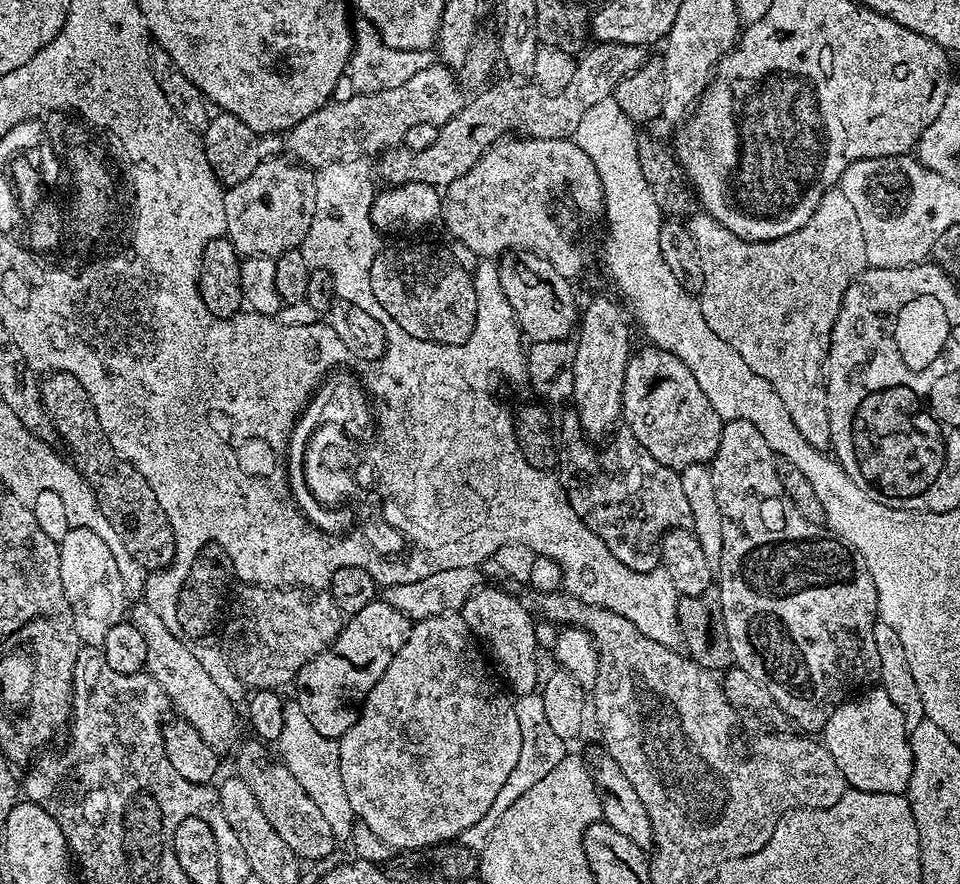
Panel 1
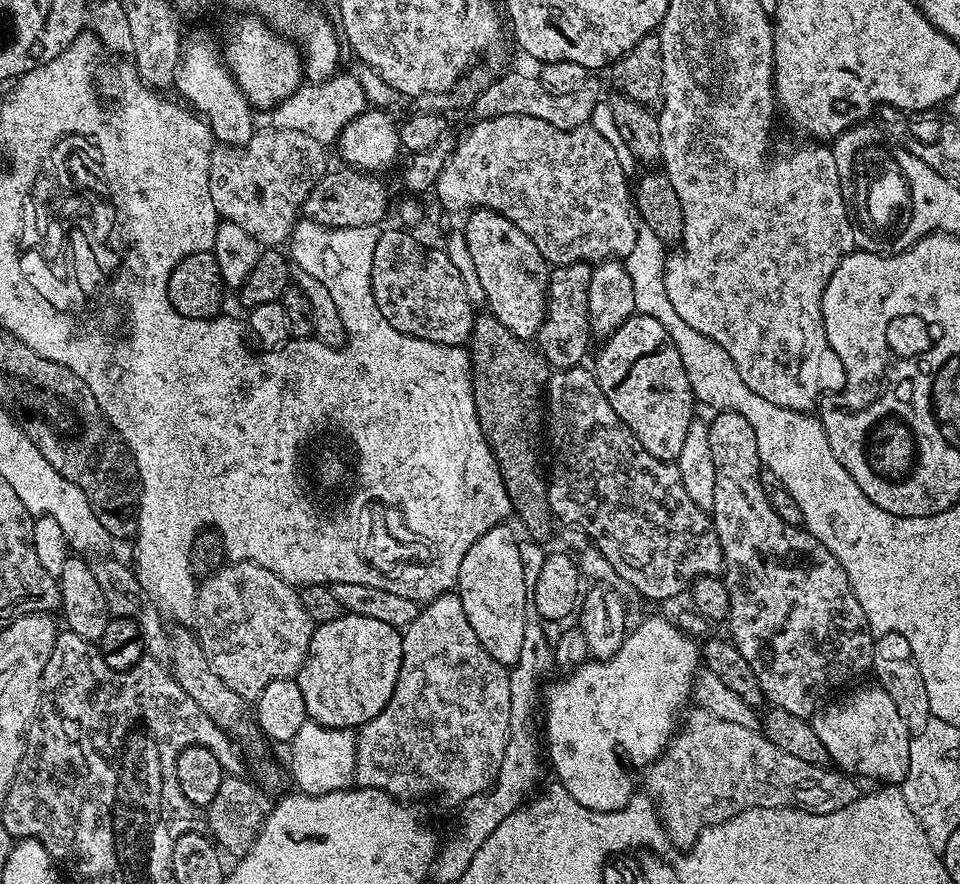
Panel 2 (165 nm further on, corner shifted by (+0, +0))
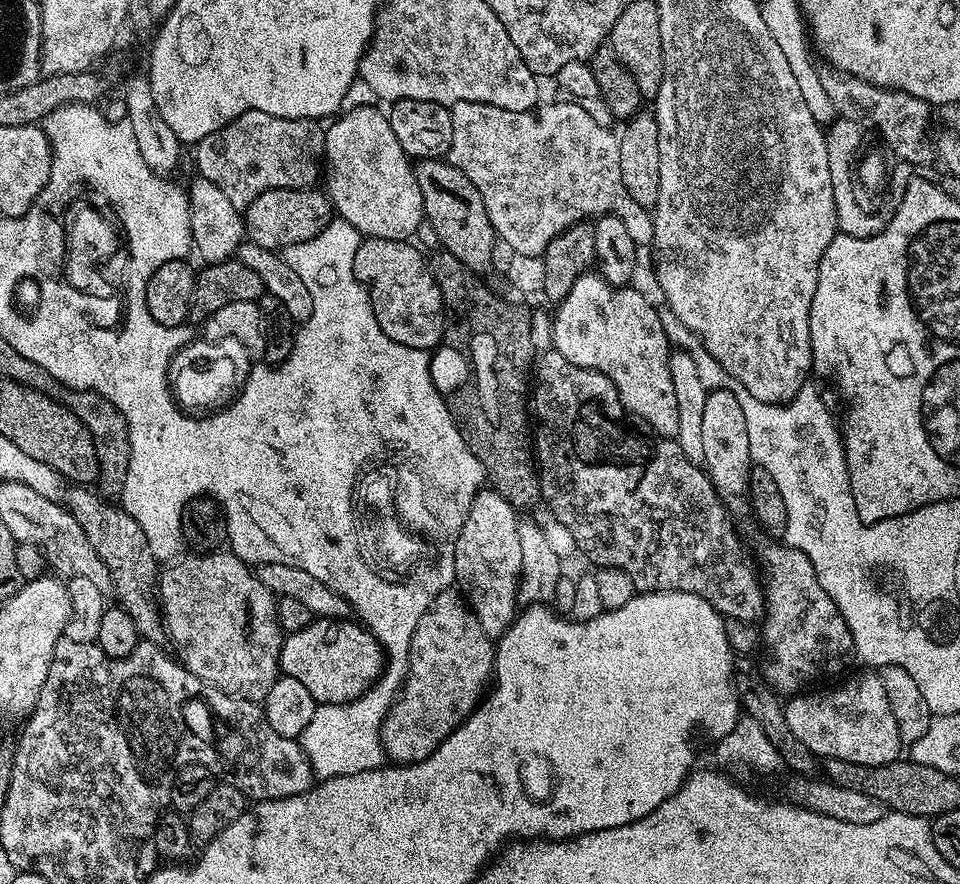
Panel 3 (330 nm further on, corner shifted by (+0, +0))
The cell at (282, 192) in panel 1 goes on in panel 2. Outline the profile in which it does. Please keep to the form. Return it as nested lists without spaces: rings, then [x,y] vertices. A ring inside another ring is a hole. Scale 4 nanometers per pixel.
[[[264,128],[253,131],[252,137],[243,146],[217,143],[210,154],[210,198],[214,198],[217,217],[234,222],[234,226],[242,226],[250,238],[254,238],[261,246],[280,246],[292,235],[296,221],[304,207],[304,197],[312,187],[324,177],[325,145],[314,138],[296,130]]]

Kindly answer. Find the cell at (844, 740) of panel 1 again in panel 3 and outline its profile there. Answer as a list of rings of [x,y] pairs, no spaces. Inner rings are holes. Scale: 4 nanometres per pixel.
[[[864,670],[861,676],[852,676],[845,684],[825,692],[812,691],[793,695],[784,706],[794,738],[799,738],[806,750],[825,761],[843,758],[845,762],[858,762],[862,766],[882,766],[901,755],[898,722],[894,722],[890,698],[886,698],[882,678],[875,671]]]

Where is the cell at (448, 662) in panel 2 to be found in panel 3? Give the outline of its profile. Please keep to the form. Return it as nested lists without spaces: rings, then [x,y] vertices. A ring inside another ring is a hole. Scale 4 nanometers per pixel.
[[[455,587],[447,588],[420,616],[414,630],[408,655],[408,676],[400,689],[396,702],[388,712],[388,717],[380,727],[380,741],[384,755],[393,765],[417,764],[422,762],[443,740],[475,710],[476,705],[484,699],[493,679],[496,666],[496,650],[493,637],[482,630],[478,618],[472,613],[472,607]]]

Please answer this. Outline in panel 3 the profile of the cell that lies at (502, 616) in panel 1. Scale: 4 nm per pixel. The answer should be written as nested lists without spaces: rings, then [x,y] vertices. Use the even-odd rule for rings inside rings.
[[[482,490],[474,498],[466,514],[466,522],[454,546],[455,583],[464,599],[468,601],[468,605],[472,607],[472,613],[478,618],[482,630],[486,630],[486,634],[493,638],[500,637],[516,621],[518,615],[516,595],[520,589],[520,571],[522,570],[522,545],[518,542],[519,525],[517,509],[512,508],[510,502],[502,498],[502,494],[498,494],[495,490]]]

